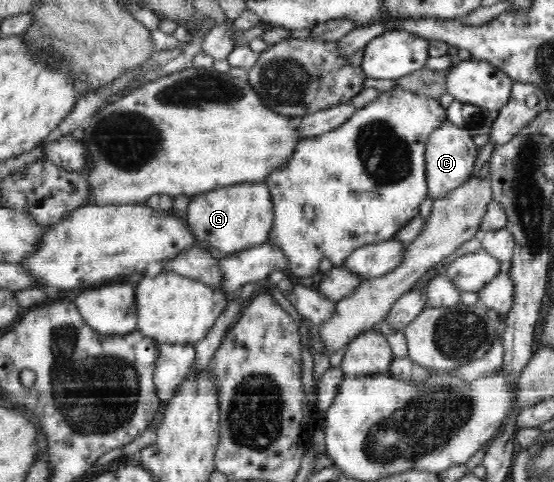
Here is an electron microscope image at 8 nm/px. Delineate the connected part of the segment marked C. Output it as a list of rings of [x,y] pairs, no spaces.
[[[445,120],[445,124],[442,124],[433,134],[429,135],[426,144],[424,157],[429,198],[443,198],[448,192],[467,182],[471,178],[477,153],[479,153],[479,148],[473,143],[473,133]]]

